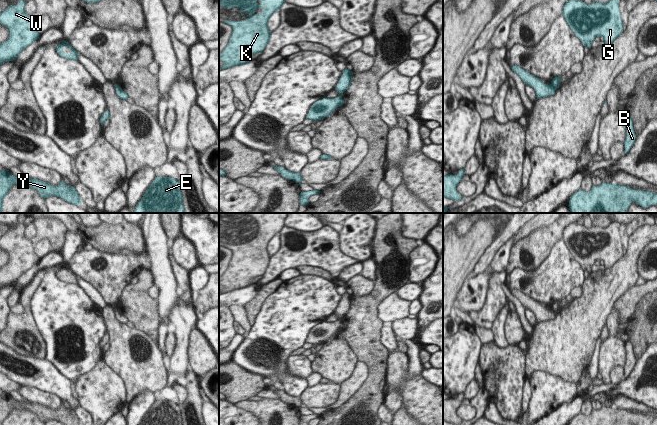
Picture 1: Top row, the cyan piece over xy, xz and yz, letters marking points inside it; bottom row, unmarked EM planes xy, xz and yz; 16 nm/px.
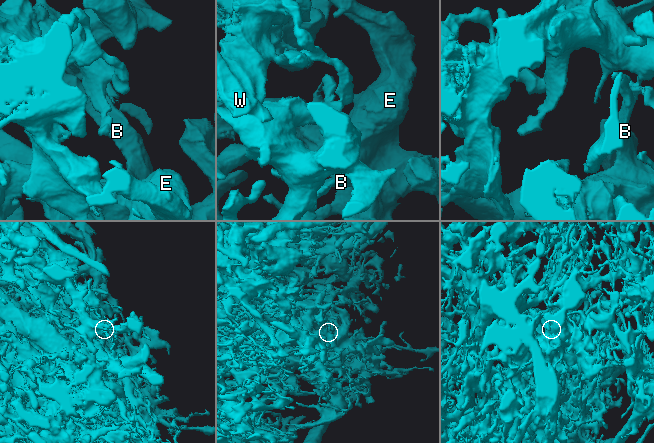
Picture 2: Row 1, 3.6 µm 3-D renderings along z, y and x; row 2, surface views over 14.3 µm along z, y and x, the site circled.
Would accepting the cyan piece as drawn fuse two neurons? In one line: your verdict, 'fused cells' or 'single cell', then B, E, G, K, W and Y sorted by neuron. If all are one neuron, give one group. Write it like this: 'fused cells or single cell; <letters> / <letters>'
fused cells; B E K W Y / G

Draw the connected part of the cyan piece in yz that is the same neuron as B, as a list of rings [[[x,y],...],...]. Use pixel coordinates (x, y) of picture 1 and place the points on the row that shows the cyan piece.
[[[628,116],[625,119],[626,124],[626,139],[624,141],[624,153],[627,154],[630,150],[630,148],[633,146],[635,140],[636,140],[636,134],[633,127],[633,120],[630,116]]]

